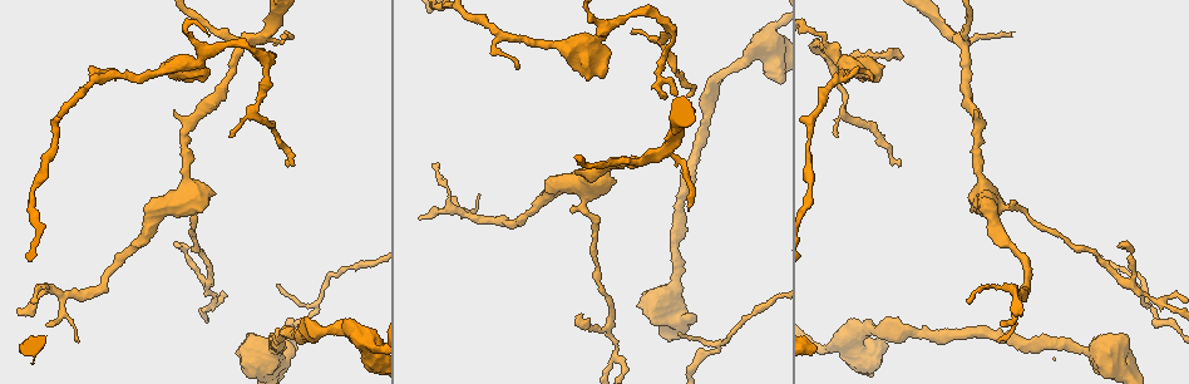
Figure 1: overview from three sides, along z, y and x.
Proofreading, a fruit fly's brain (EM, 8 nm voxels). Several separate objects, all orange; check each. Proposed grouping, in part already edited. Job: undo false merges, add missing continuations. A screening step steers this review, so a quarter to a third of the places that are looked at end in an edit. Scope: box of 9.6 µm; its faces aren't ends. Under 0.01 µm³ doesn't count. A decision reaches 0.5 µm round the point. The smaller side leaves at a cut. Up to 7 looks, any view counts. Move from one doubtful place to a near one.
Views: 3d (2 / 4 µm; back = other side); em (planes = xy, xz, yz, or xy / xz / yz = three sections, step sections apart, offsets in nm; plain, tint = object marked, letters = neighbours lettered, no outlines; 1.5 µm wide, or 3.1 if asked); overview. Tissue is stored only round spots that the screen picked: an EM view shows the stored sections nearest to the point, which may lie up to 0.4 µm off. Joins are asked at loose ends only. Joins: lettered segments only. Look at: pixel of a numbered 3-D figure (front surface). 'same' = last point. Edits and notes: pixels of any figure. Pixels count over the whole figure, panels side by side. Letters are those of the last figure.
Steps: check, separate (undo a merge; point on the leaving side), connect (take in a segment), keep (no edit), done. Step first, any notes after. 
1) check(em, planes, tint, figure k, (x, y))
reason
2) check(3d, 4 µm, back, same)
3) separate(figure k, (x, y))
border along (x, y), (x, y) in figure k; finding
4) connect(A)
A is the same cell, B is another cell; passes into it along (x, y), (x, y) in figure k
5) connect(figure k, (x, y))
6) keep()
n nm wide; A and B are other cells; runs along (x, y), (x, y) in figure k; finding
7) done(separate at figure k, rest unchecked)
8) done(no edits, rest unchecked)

check(3d, 4 µm, figure 1, (900, 57))
thin end

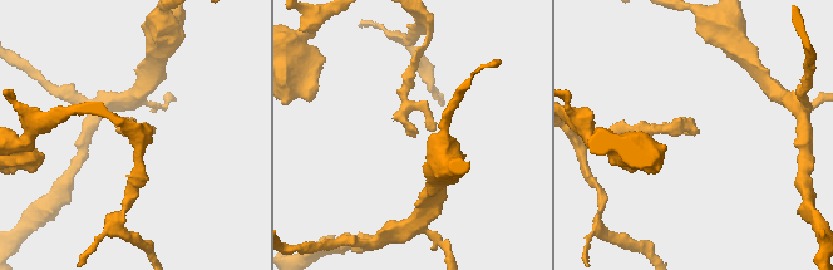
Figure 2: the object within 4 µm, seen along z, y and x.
check(em, planes, letters, figure 2, (691, 132))
need the tissue

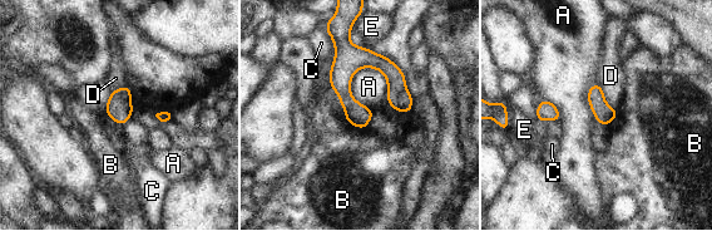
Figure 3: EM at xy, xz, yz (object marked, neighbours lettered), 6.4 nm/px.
keep()
A touches over 280 nm; A, B, C, D and E are other cells; border along (362, 67), (350, 92), (371, 109) in figure 3; none of them fits

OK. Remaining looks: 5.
check(em, xy, step 4, tint, figure 1, (497, 37))
branch point

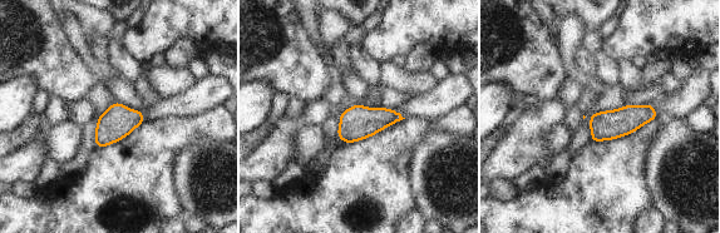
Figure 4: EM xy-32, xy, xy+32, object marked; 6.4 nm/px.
check(em, planes, letters, same)
cut it another way

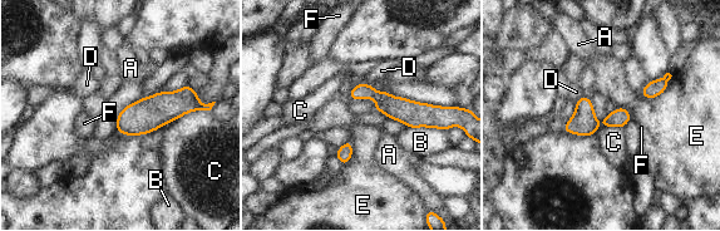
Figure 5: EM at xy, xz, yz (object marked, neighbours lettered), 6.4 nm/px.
keep()
A, B, C, D, E and F are other cells; border along (207, 109), (187, 112), (173, 122) in figure 5; one neuron here

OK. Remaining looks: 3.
check(em, xz, step 4, tint, figure 1, (846, 113))
abrupt turn

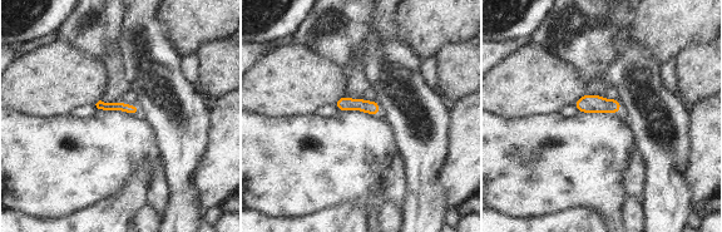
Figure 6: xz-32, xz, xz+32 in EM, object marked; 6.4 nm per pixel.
check(em, planes, letters, same)
cut it another way

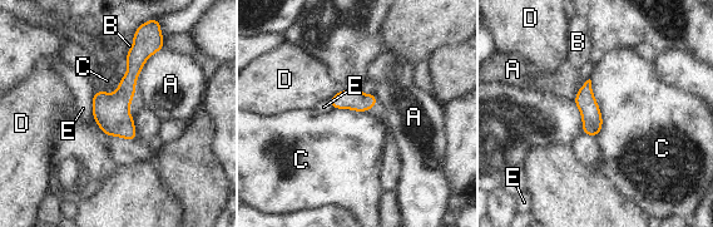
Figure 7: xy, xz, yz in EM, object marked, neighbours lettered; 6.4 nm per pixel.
keep()
A, B, C, D and E are other cells; border along (589, 79), (602, 118), (595, 137) in figure 7; all the same neuron

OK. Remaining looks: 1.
done(no edits, rest unchecked)

